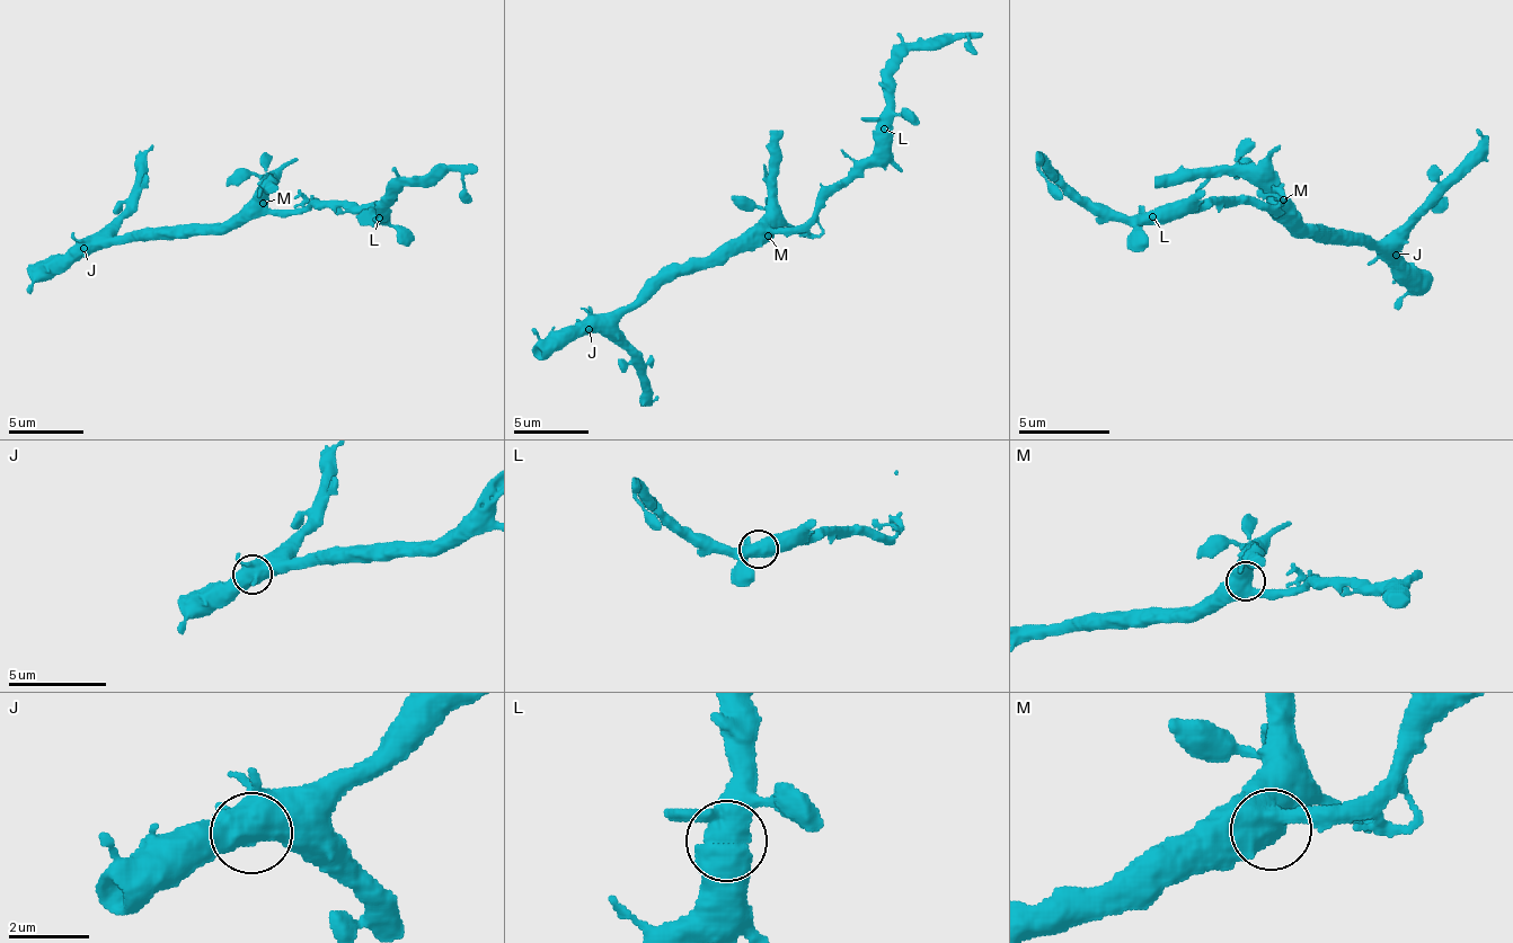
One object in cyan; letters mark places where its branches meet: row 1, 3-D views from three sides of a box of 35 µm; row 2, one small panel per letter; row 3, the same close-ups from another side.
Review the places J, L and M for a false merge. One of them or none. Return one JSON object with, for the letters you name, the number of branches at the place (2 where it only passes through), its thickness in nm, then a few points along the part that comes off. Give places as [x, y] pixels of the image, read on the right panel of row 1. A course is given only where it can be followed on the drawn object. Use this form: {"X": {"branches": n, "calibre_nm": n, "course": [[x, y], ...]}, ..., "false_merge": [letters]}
{"false_merge": []}

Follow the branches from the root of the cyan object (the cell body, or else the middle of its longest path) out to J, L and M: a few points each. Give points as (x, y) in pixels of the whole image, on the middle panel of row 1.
J: (790, 232), (739, 236), (705, 258), (667, 266), (630, 303), (611, 311), (589, 329)
L: (790, 232), (873, 150), (877, 135), (884, 127)
M: (790, 232), (772, 232), (768, 236)

